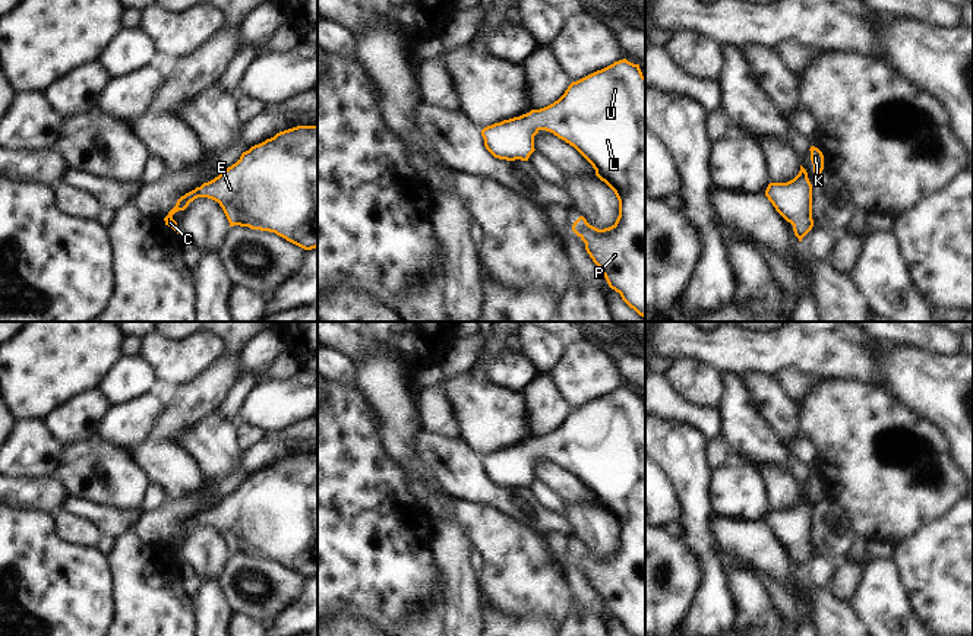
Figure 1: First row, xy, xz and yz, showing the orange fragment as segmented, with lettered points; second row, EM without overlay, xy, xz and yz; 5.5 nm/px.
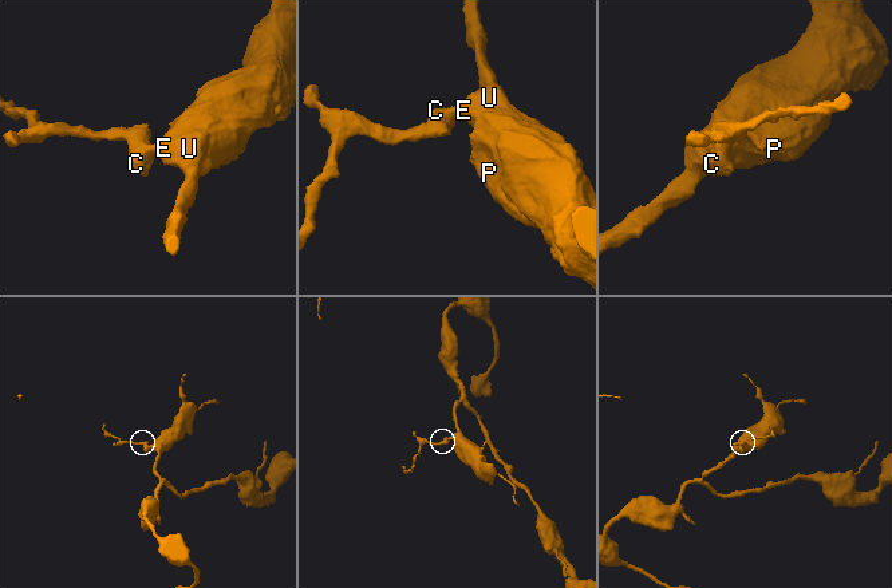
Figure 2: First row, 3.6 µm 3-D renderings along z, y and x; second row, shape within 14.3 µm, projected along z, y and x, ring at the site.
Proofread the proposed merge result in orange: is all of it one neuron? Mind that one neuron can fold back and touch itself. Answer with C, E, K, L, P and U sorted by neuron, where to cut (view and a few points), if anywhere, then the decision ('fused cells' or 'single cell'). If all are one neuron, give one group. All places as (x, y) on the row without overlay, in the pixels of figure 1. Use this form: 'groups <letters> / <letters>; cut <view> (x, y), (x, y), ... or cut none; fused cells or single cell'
groups C E K L P U; cut none; single cell

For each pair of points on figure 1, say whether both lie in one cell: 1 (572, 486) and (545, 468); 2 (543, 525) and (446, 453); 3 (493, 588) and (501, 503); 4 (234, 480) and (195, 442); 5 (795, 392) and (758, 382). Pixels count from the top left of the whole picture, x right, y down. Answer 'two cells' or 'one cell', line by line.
1: one cell
2: one cell
3: two cells
4: two cells
5: two cells

